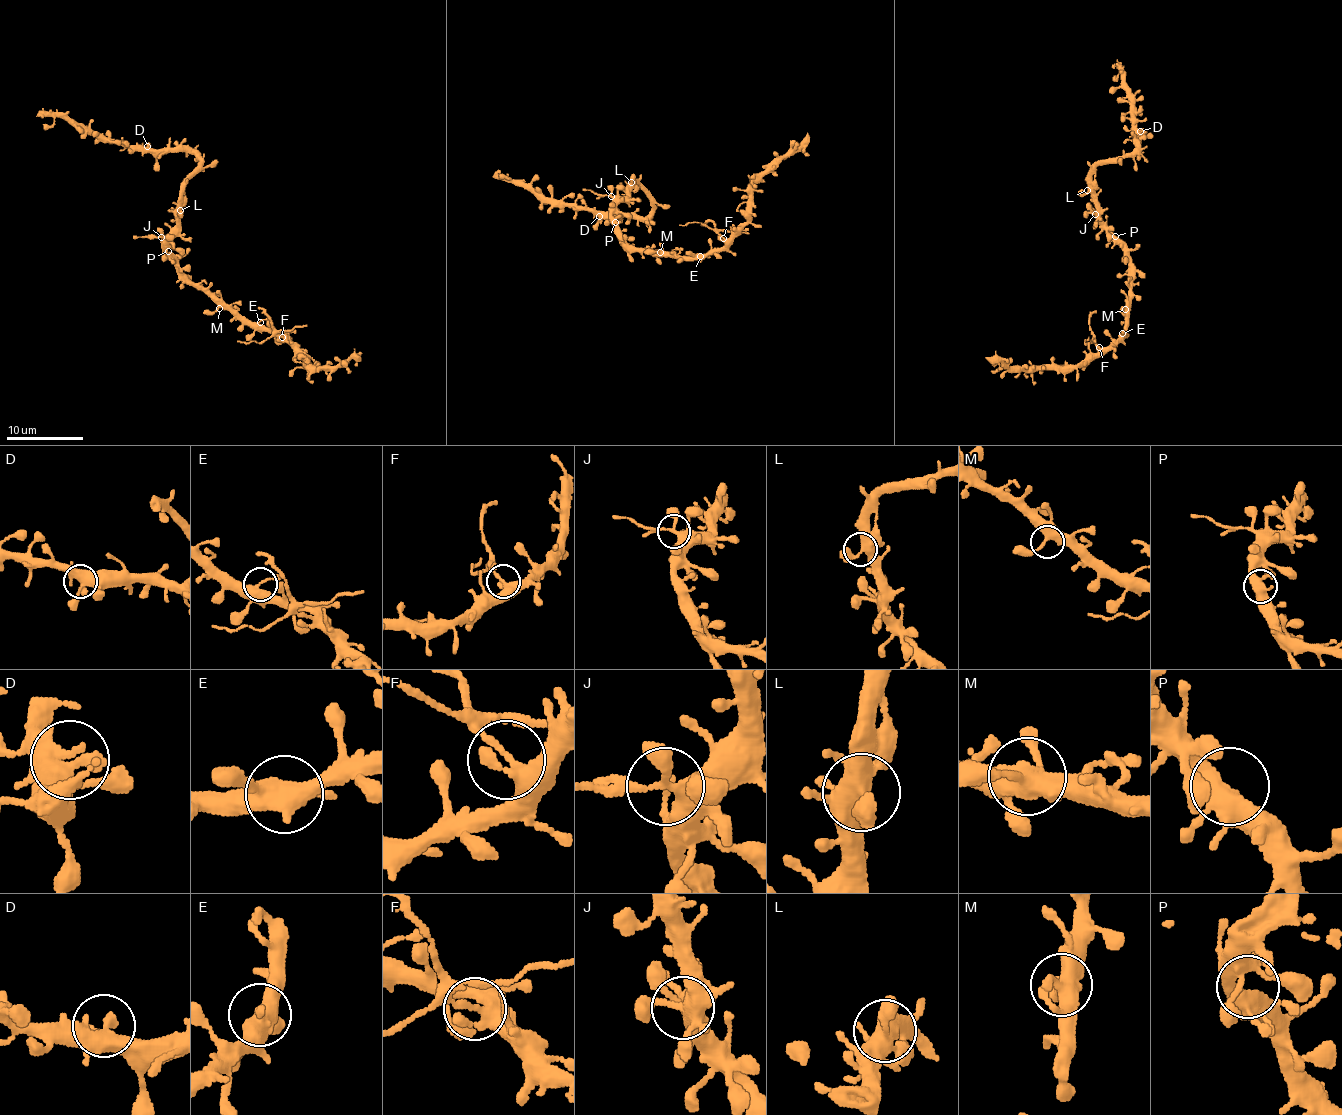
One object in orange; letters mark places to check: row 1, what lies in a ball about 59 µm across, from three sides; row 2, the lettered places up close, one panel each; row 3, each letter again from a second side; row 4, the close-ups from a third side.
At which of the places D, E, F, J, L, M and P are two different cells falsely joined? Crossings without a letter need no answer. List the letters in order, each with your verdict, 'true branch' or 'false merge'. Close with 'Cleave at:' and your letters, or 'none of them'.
D: true branch
E: true branch
F: false merge
J: false merge
L: true branch
M: true branch
P: true branch
Cleave at: F, J

